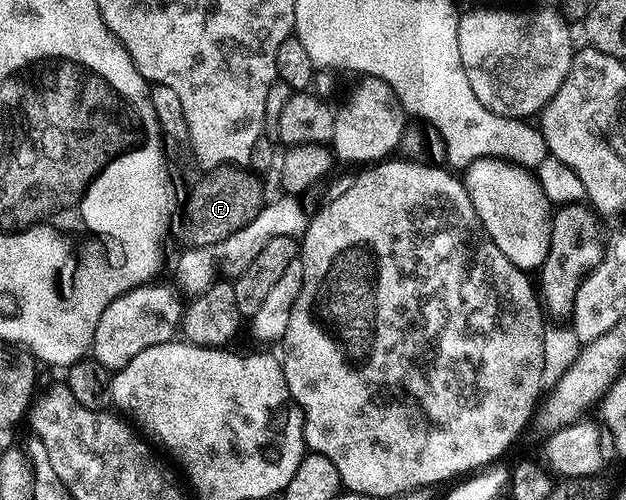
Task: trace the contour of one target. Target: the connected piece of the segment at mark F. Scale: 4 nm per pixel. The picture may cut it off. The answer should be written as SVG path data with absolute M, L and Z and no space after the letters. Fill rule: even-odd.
M241 166L214 168L204 173L205 177L194 186L185 200L185 209L180 209L181 225L177 228L177 236L185 248L202 248L223 242L223 238L231 238L235 230L247 226L255 214L267 203L267 196L252 171Z

